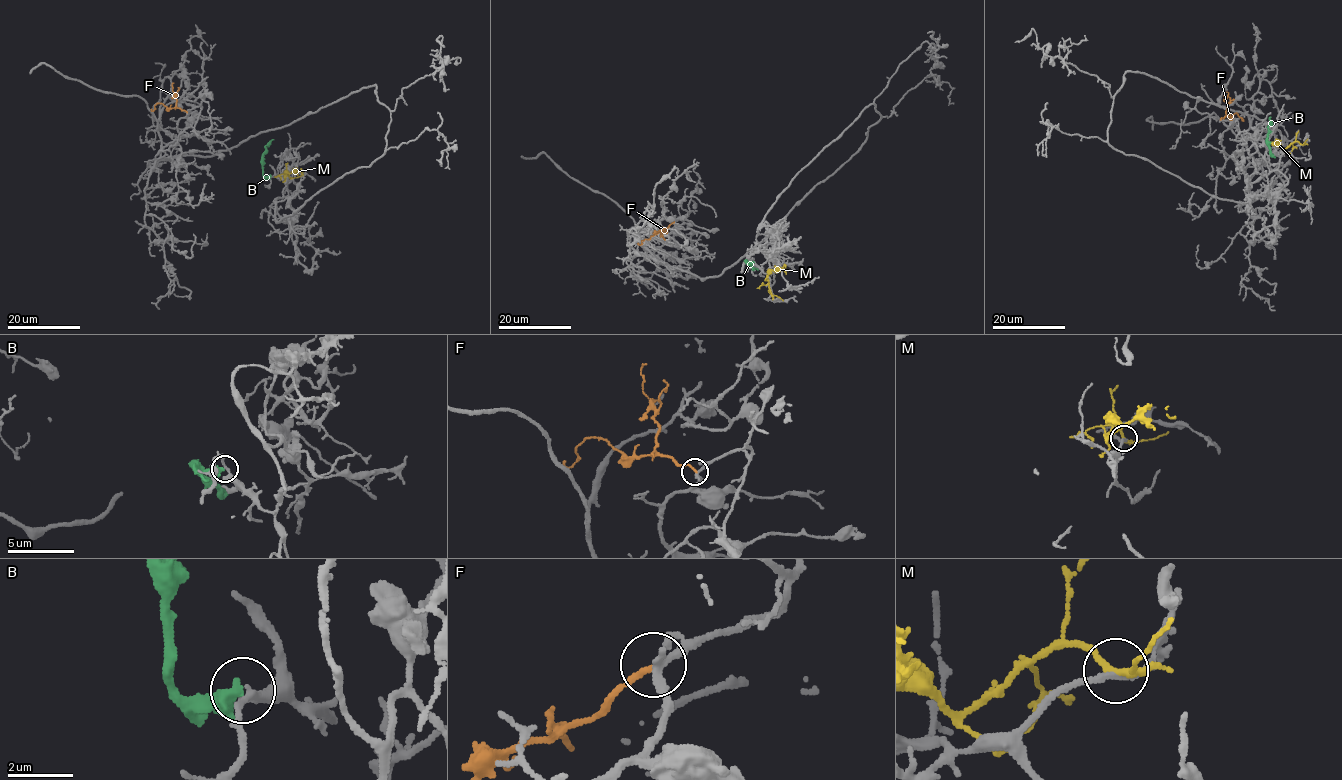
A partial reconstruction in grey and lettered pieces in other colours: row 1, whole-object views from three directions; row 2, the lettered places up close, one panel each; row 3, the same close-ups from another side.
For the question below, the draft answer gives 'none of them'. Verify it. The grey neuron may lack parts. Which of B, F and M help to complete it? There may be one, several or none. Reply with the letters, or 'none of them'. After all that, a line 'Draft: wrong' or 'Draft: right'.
none of them
Draft: right

